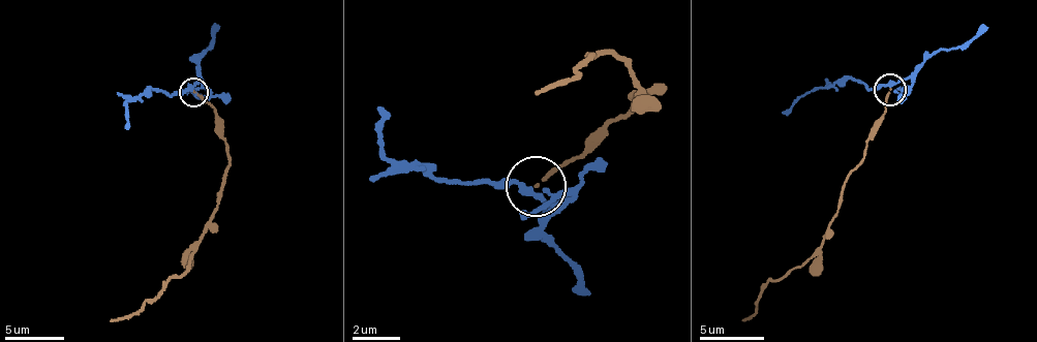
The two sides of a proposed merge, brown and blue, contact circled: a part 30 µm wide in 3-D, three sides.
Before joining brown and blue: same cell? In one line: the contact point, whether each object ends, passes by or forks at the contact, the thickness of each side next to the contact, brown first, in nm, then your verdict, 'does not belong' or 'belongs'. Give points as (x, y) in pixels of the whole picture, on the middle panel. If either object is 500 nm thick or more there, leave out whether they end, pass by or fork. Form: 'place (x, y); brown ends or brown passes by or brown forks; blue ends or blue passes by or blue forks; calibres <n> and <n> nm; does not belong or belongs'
place (536, 186); brown ends; blue passes by; calibres 130 and 200 nm; does not belong

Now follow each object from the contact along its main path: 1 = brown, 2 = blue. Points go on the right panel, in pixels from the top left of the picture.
1: (890, 90), (858, 167), (844, 186), (842, 201), (818, 254), (766, 281), (754, 314), (743, 321)
2: (890, 87), (866, 88), (851, 80), (825, 85), (804, 94), (786, 117)

